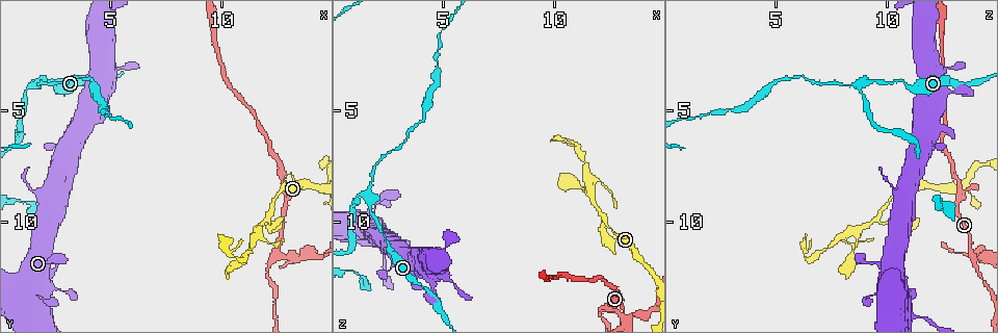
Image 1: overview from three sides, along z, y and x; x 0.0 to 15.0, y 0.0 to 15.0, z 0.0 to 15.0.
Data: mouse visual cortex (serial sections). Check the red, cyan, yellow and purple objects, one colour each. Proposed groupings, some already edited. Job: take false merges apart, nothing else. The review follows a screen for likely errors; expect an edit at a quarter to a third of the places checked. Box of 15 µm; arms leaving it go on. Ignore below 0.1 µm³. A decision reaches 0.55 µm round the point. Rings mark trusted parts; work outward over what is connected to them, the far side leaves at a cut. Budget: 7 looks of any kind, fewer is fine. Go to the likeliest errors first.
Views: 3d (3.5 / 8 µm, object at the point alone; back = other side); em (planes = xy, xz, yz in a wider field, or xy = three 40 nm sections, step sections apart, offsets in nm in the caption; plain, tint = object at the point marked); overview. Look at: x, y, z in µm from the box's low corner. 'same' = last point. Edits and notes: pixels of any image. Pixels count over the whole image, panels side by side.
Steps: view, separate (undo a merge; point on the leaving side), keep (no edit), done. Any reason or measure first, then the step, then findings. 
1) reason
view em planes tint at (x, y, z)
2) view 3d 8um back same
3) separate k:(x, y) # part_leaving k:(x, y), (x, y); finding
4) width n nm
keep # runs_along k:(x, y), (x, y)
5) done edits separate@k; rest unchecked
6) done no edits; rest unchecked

thin neck
view 3d 3.5um at (12.8, 8.2, 13.3)

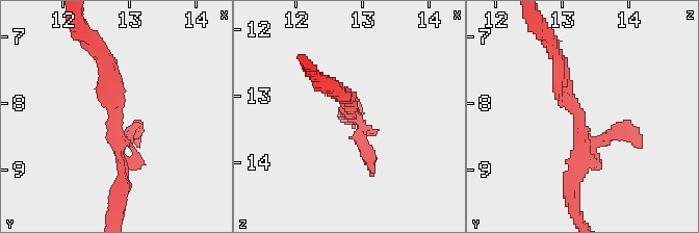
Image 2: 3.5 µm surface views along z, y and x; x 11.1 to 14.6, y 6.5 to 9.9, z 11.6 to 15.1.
shape alone is not enough
view em xy step 1 tint at (12.80, 8.20, 13.30)

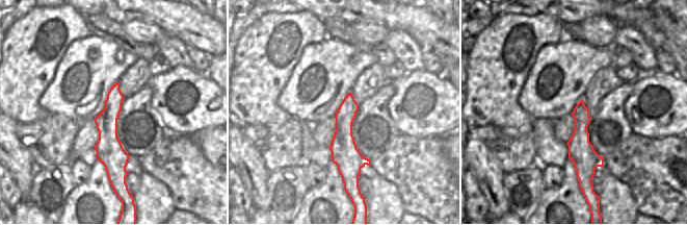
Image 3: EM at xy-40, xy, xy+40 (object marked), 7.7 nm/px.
keep # runs_along 2:(119, 188), (115, 80), (103, 54); one cell here

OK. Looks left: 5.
three arms meet
view 3d 3.5um at (1.6, 3.7, 8.7)

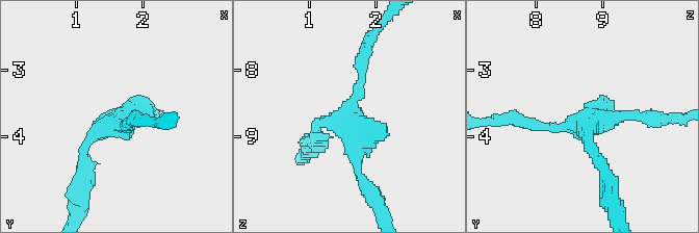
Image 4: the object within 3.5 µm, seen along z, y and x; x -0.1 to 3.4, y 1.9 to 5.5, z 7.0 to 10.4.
arms 3; arm_widths 150, 150, 150 nm; shape alone is not enough
view em xy step 5 tint at (1.60, 3.85, 8.75)

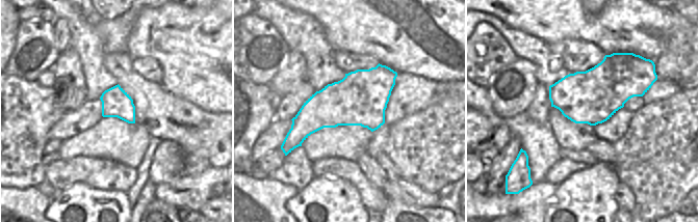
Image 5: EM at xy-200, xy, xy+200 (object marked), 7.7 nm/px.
keep # runs_along 4:(649, 118), (571, 127), (523, 121); all the same cell

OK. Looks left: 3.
arms part here
view 3d 3.5um at (11.6, 10.4, 8.7)

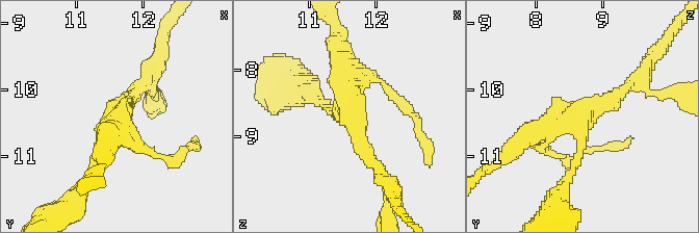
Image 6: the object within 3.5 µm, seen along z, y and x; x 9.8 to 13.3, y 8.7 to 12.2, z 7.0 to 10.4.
shape alone is not enough
view em xy step 2 tint at (11.60, 10.35, 8.70)

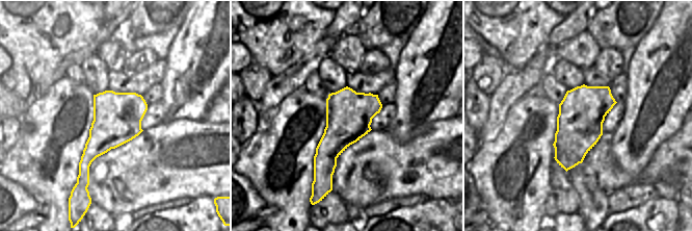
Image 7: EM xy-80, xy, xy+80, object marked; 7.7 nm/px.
cut it another way
view em xy step 1 tint same

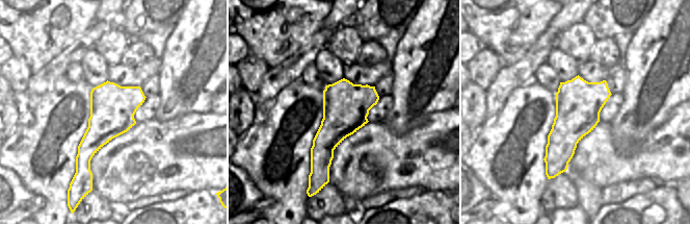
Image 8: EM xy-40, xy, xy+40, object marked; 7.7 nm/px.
keep # runs_along 6:(632, 80), (606, 103), (523, 137); all the same cell

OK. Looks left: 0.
done no edits; rest unchecked

